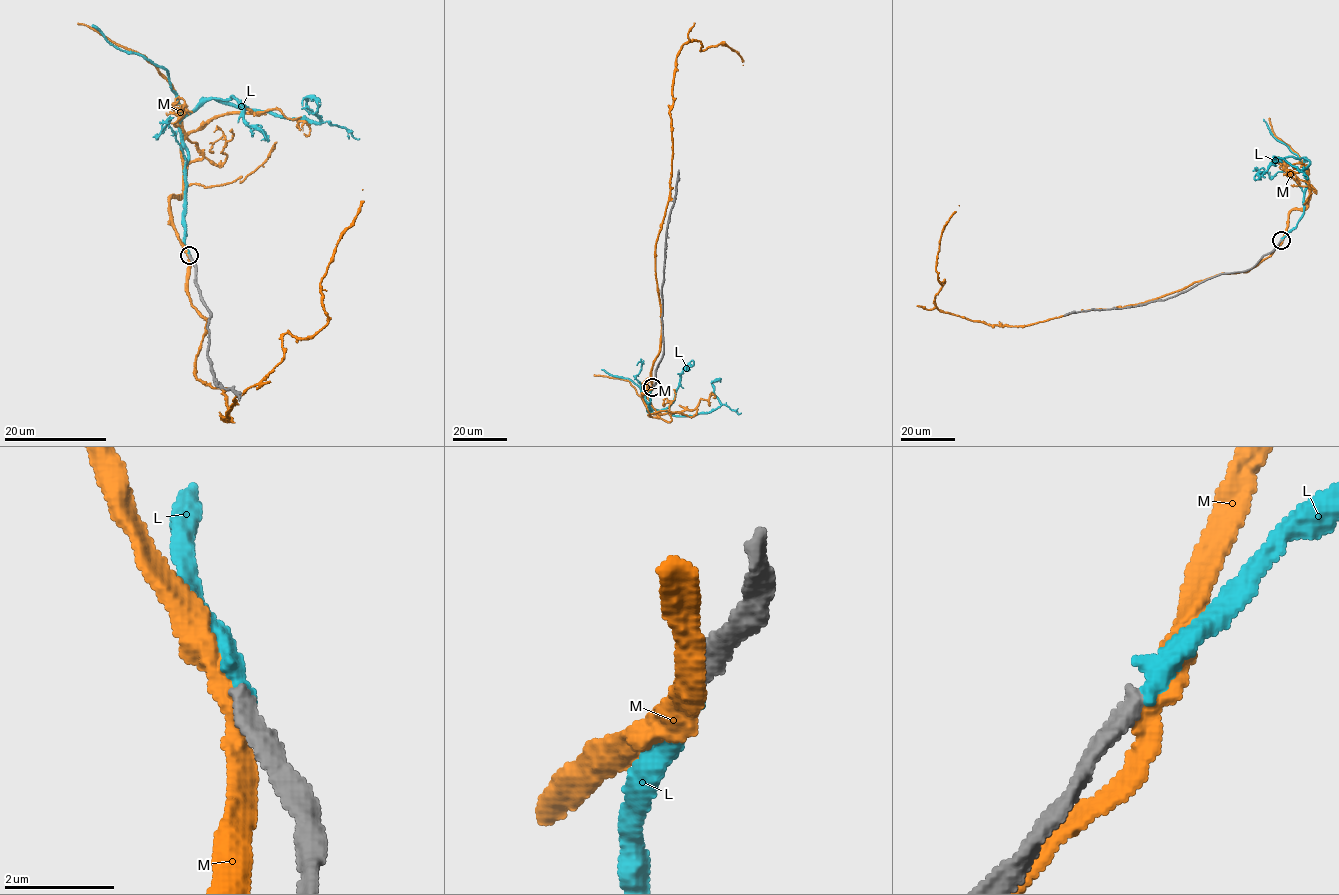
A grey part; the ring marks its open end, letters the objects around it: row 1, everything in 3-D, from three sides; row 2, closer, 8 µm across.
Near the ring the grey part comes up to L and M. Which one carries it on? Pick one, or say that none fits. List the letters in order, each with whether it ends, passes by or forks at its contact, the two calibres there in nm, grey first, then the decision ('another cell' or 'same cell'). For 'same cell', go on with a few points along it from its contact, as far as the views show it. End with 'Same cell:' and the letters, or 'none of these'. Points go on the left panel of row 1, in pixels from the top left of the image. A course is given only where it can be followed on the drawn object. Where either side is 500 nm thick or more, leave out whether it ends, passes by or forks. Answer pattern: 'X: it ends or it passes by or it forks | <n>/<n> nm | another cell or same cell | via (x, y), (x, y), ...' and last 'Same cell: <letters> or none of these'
L: it ends | 360/360 nm | same cell | via (189, 254), (180, 121), (211, 97), (320, 121), (305, 97), (315, 101), (314, 113), (301, 109)
M: it passes by | 420/360 nm | another cell
Same cell: L

